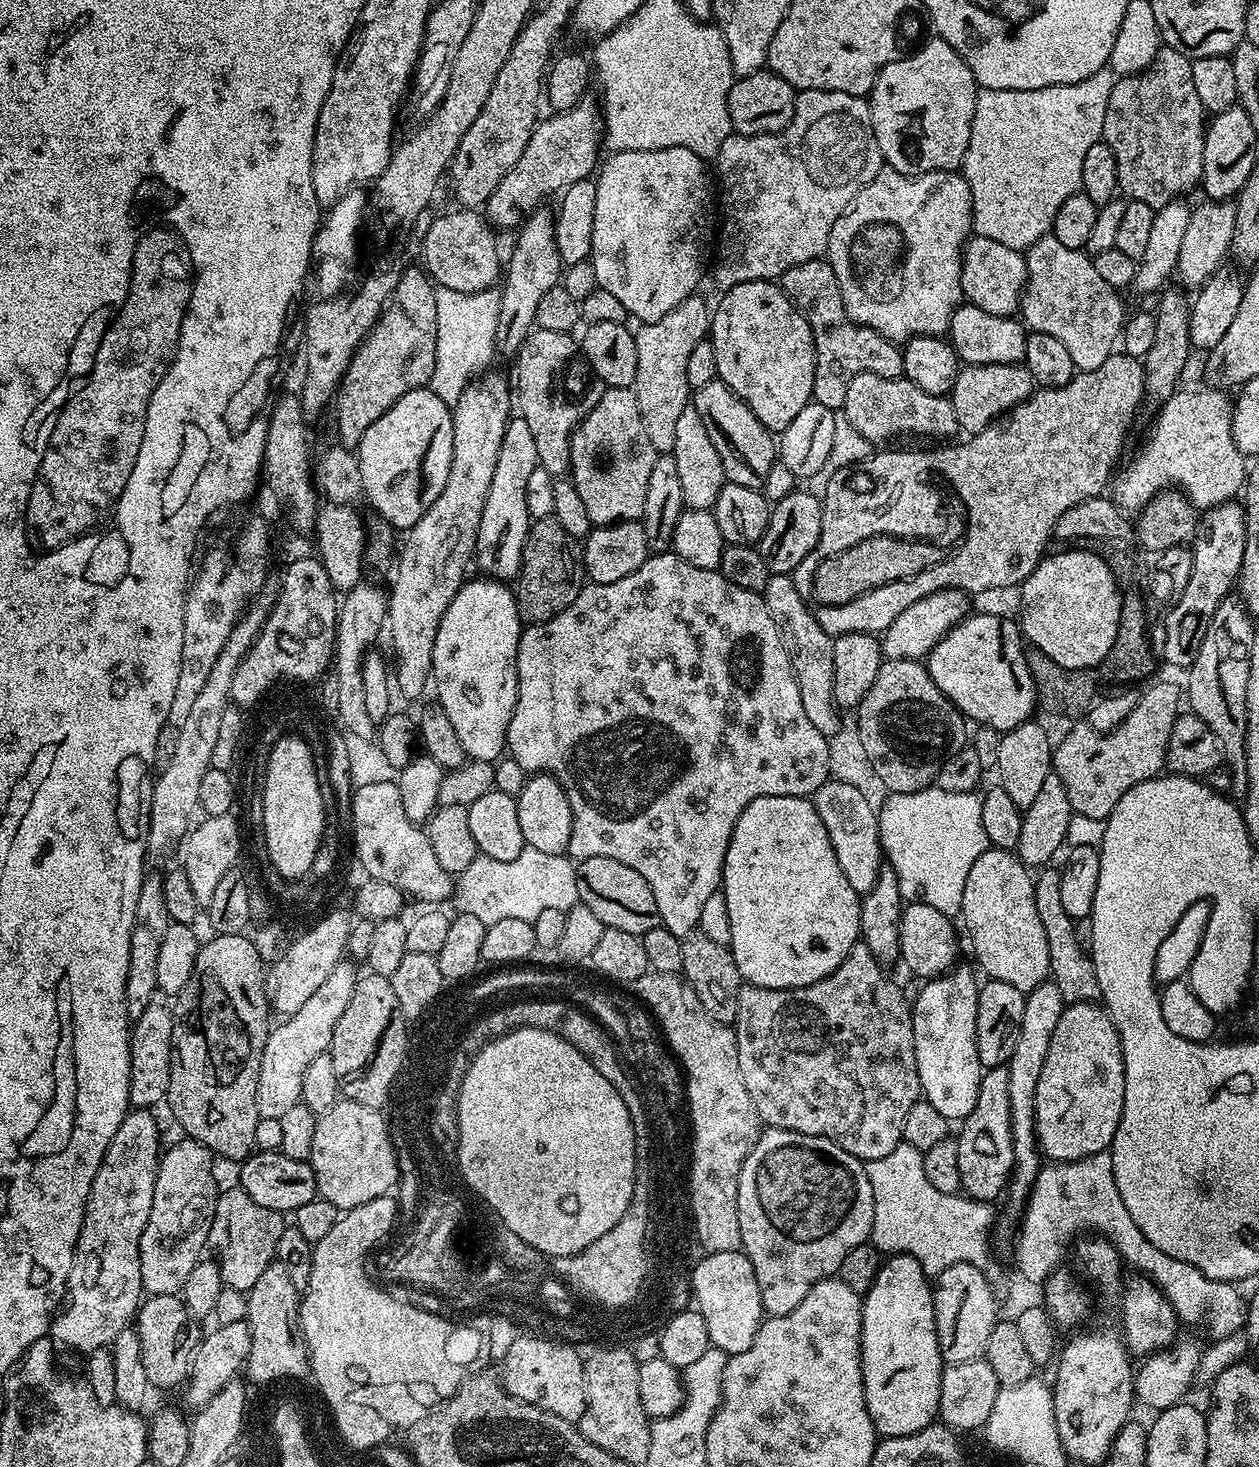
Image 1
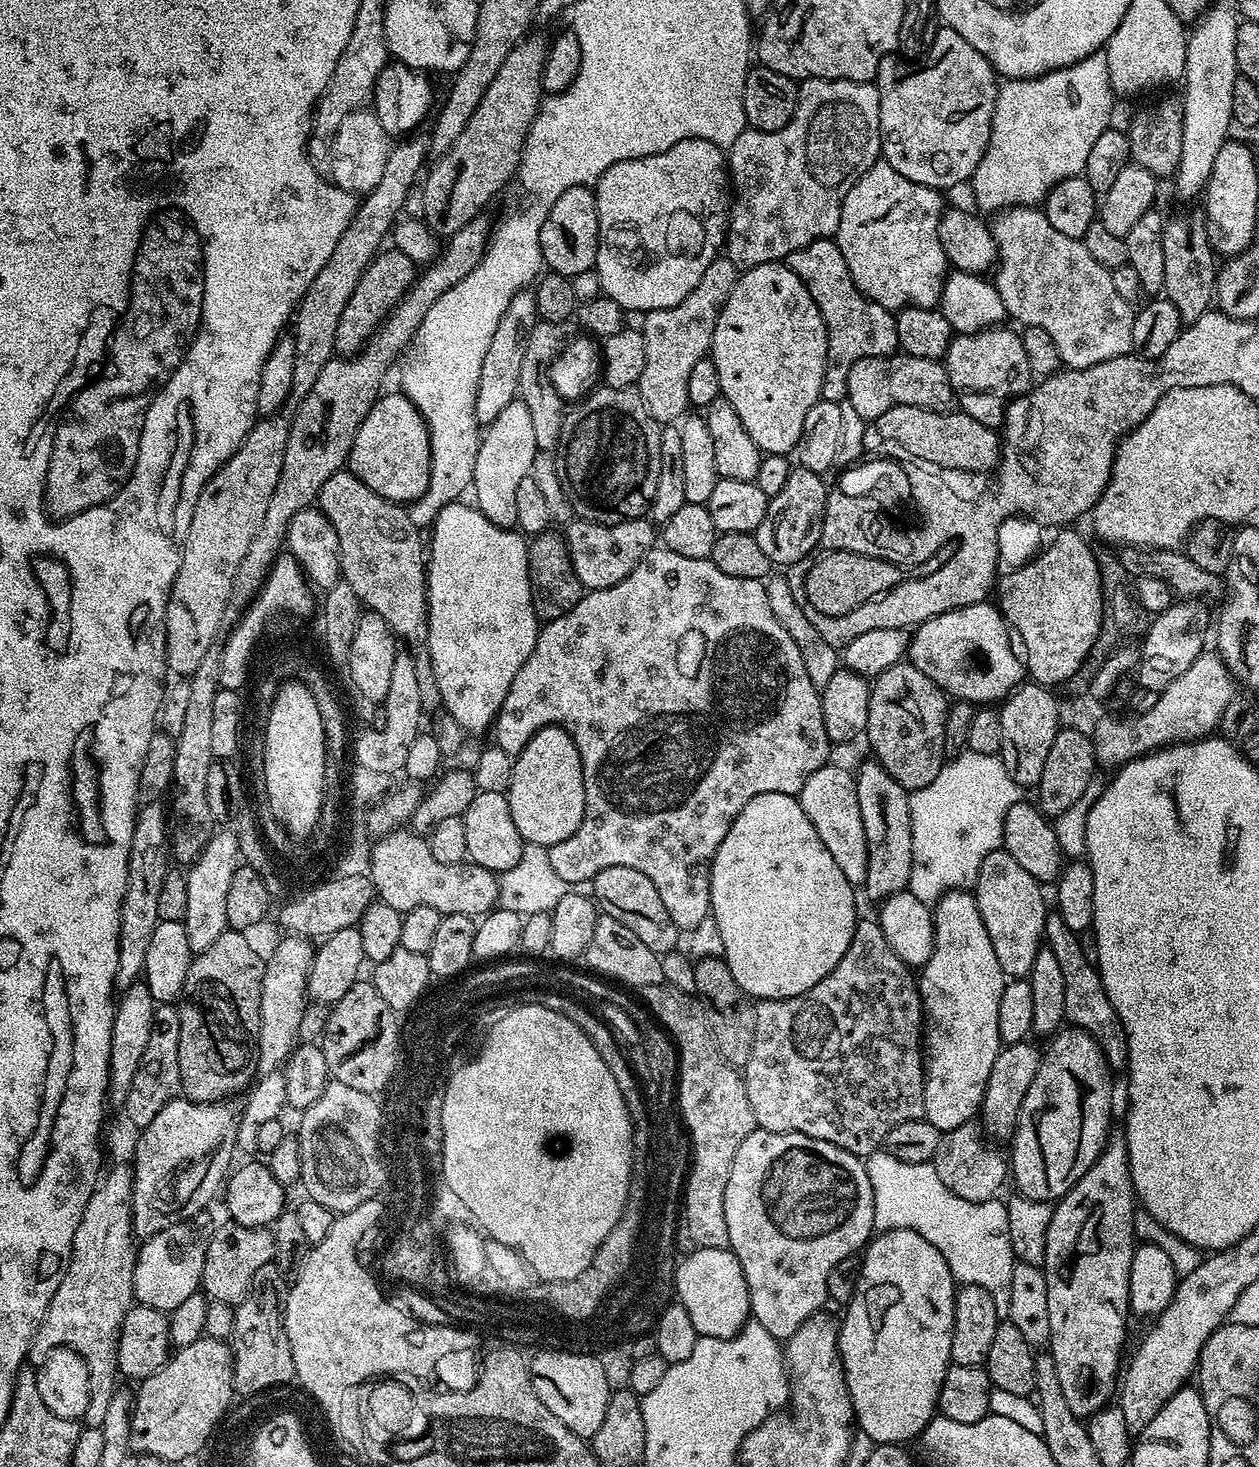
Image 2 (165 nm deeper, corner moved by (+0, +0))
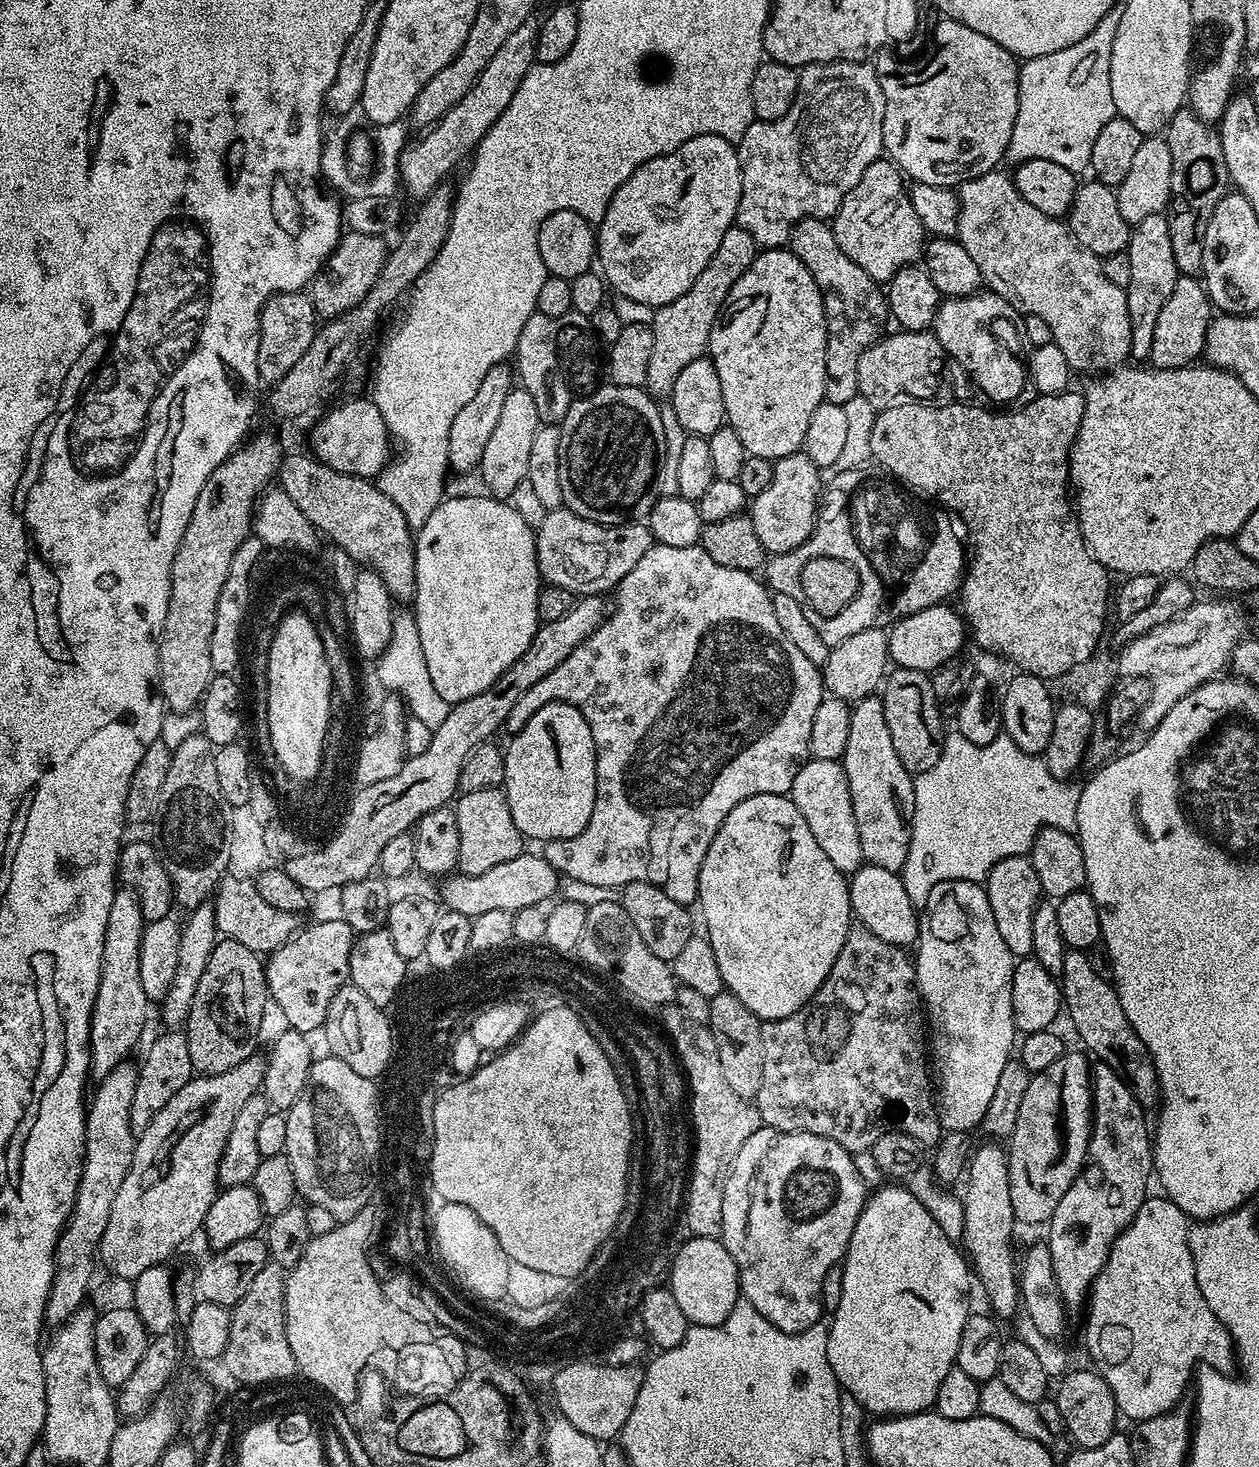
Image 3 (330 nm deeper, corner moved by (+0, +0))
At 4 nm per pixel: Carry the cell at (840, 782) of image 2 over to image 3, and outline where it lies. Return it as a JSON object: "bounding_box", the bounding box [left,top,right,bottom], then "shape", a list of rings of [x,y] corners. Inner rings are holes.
{"bounding_box":[790,759,865,874],"shape":[[[809,759],[798,770],[798,778],[794,778],[794,786],[790,793],[794,806],[798,806],[802,818],[806,818],[806,826],[814,834],[818,846],[826,853],[826,858],[834,862],[838,871],[851,874],[859,870],[865,863],[862,854],[862,842],[858,842],[858,822],[854,818],[854,806],[850,802],[850,786],[846,782],[843,763],[839,760]]]}

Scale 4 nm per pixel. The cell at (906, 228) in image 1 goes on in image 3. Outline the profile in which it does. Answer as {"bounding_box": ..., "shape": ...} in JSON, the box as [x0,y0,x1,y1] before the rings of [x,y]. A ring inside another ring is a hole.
{"bounding_box":[830,160,926,282],"shape":[[[875,160],[866,166],[858,186],[842,198],[842,206],[830,220],[838,246],[878,282],[892,280],[898,270],[915,265],[926,247],[926,233],[918,214],[914,214],[908,189],[905,177],[891,160]]]}

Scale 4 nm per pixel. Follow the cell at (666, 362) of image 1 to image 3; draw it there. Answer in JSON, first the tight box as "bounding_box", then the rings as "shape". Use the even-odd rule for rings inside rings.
{"bounding_box":[646,226,758,397],"shape":[[[733,226],[722,234],[722,242],[718,250],[714,250],[714,258],[710,258],[710,266],[694,278],[694,286],[682,294],[682,298],[674,298],[666,306],[655,309],[650,325],[654,334],[654,350],[650,357],[650,366],[646,370],[646,388],[653,397],[671,397],[674,390],[674,381],[682,369],[690,366],[698,357],[705,355],[710,342],[712,327],[720,316],[720,309],[724,307],[734,282],[754,262],[758,254],[758,246],[746,230]],[[664,396],[664,397],[660,397]]]}

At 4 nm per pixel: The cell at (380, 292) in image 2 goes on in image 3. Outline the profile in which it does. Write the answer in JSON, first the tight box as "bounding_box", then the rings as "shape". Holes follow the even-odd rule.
{"bounding_box":[310,231,388,318],"shape":[[[345,231],[341,235],[336,248],[328,255],[327,262],[320,267],[310,285],[310,295],[317,317],[331,318],[346,314],[348,310],[358,306],[358,302],[362,302],[366,294],[370,294],[370,286],[374,286],[374,278],[378,278],[388,257],[388,243],[385,237],[374,234]]]}

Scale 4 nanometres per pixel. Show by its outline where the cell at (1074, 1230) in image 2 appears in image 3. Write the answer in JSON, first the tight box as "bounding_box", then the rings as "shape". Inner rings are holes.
{"bounding_box":[1046,1063,1153,1309],"shape":[[[1097,1063],[1092,1068],[1092,1138],[1088,1141],[1088,1159],[1083,1168],[1074,1178],[1074,1182],[1070,1186],[1070,1190],[1066,1190],[1066,1194],[1062,1194],[1062,1202],[1058,1202],[1058,1210],[1054,1210],[1051,1220],[1046,1225],[1048,1237],[1046,1243],[1050,1250],[1050,1258],[1052,1259],[1052,1278],[1054,1281],[1055,1291],[1058,1293],[1065,1309],[1072,1308],[1083,1309],[1092,1290],[1092,1281],[1098,1278],[1098,1274],[1102,1270],[1102,1266],[1106,1262],[1106,1258],[1112,1249],[1112,1243],[1118,1238],[1118,1234],[1127,1224],[1138,1214],[1138,1206],[1142,1206],[1142,1202],[1149,1195],[1148,1176],[1153,1175],[1152,1167],[1152,1136],[1150,1135],[1150,1120],[1147,1120],[1146,1110],[1134,1098],[1134,1094],[1130,1090],[1130,1086],[1126,1086],[1126,1082],[1122,1082],[1122,1078],[1118,1078],[1118,1074],[1114,1074],[1114,1070],[1108,1064]]]}

